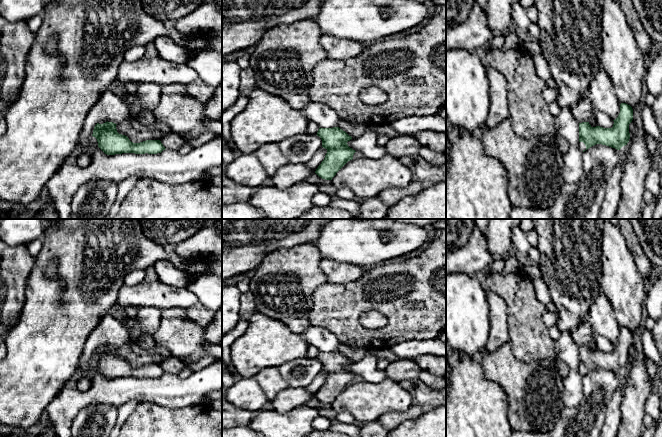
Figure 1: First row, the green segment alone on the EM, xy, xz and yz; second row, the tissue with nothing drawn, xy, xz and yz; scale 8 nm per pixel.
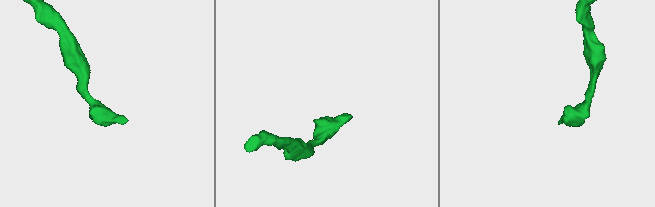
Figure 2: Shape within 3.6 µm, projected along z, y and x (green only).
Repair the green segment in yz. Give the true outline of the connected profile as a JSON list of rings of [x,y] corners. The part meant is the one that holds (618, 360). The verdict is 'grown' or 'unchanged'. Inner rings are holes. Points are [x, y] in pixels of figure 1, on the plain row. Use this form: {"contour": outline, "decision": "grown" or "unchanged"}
{"contour": [[[621,327],[620,337],[613,344],[614,348],[612,352],[592,351],[589,346],[579,347],[580,375],[584,376],[596,368],[602,368],[620,374],[629,366],[629,348],[632,344],[632,331],[626,327]]], "decision": "grown"}

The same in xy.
{"contour": [[[108,345],[103,348],[97,347],[89,365],[84,369],[77,368],[67,386],[76,387],[77,383],[84,376],[92,380],[98,372],[107,379],[122,377],[157,378],[166,373],[160,364],[146,364],[140,367],[133,367],[127,360],[117,356],[116,349]]], "decision": "grown"}

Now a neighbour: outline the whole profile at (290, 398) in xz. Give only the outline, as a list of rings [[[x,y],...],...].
[[[307,387],[287,388],[279,392],[268,404],[268,407],[279,413],[286,413],[305,405],[312,397]]]

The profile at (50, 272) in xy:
[[[55,260],[52,261],[50,266],[45,270],[45,276],[47,278],[52,279],[52,280],[58,279],[58,275],[56,274],[56,266],[57,266],[57,262]]]

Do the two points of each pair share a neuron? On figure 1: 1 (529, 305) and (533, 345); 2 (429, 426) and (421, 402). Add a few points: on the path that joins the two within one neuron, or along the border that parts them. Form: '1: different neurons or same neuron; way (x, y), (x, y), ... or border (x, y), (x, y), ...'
1: same neuron; way (529, 315), (529, 335)
2: different neurons; border (435, 407), (403, 422)

